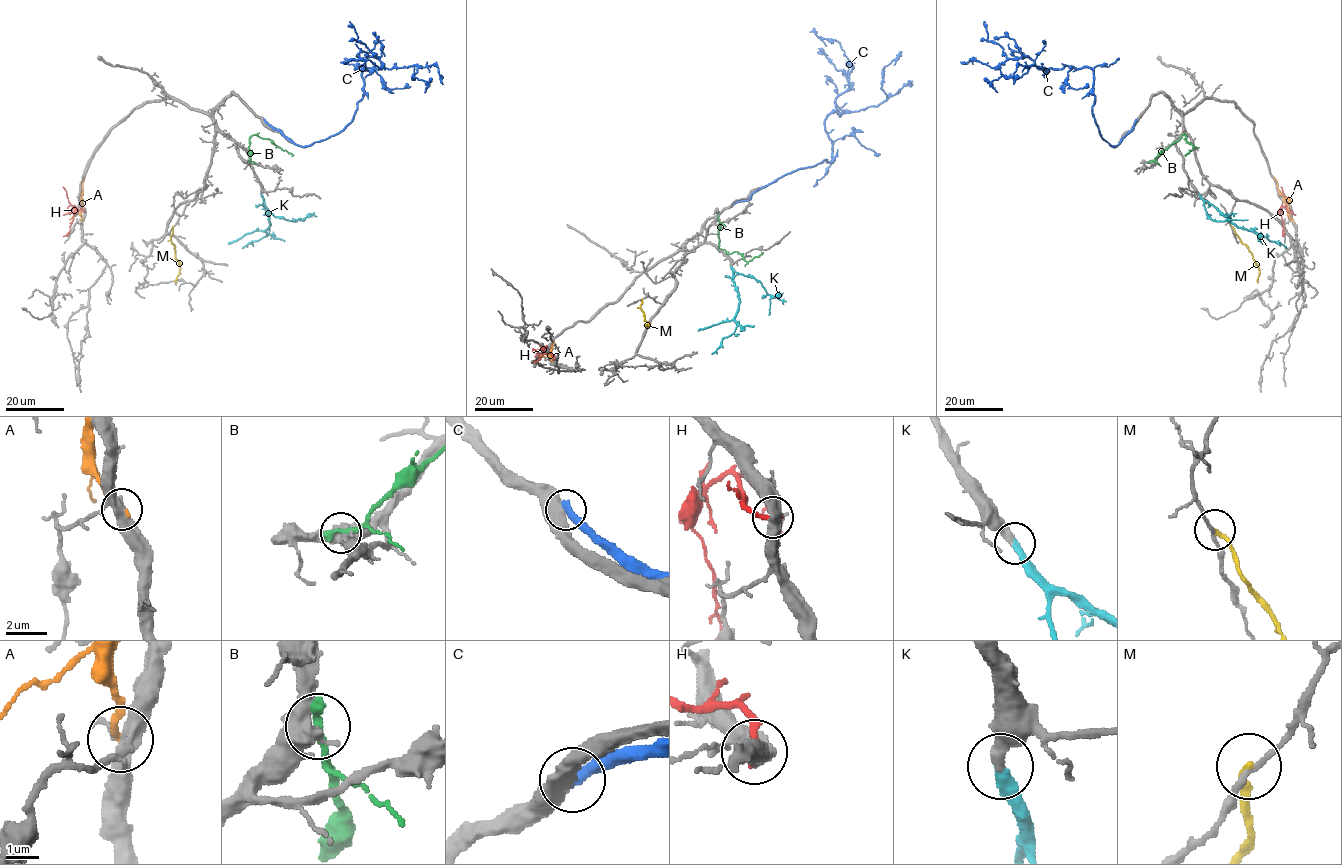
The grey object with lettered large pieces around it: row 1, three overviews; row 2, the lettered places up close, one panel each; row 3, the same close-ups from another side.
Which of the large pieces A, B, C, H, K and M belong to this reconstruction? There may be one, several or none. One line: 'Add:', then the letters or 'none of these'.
Add: K

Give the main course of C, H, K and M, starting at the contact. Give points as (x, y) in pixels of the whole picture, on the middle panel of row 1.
C: (734, 203), (785, 175), (834, 161), (825, 119), (877, 106), (887, 95), (882, 69), (896, 59), (894, 65)
H: (554, 358), (552, 354), (546, 354), (544, 348), (533, 350)
K: (731, 267), (738, 293), (739, 305), (734, 316), (737, 325), (711, 353)
M: (642, 299), (640, 309), (649, 326), (646, 324)

